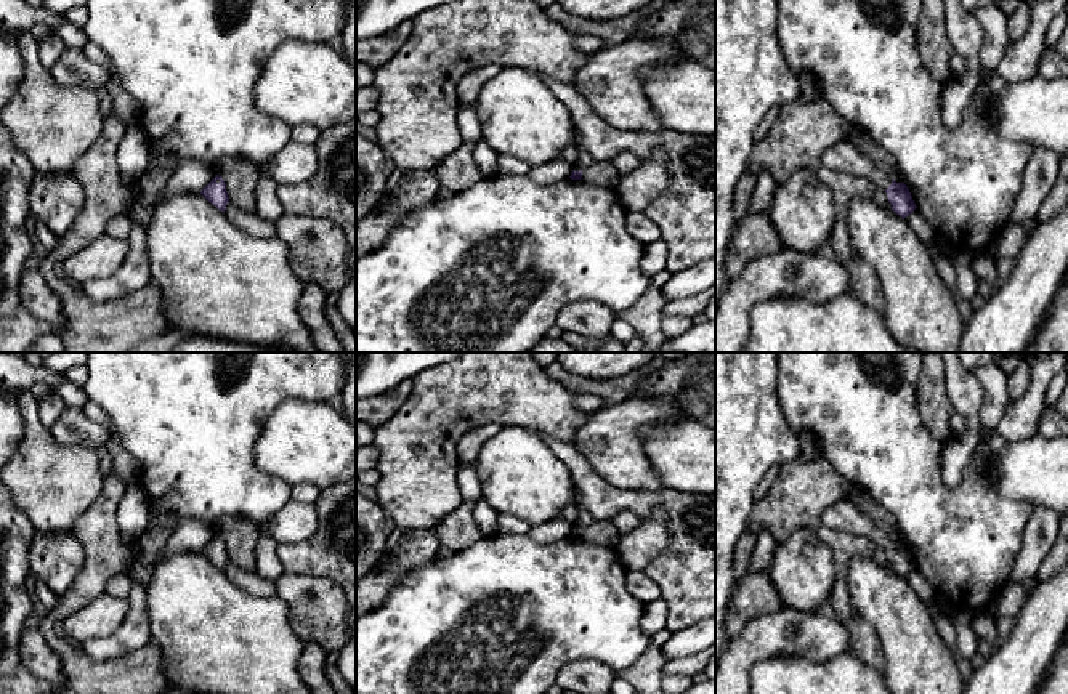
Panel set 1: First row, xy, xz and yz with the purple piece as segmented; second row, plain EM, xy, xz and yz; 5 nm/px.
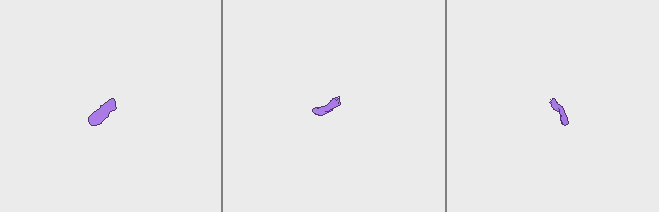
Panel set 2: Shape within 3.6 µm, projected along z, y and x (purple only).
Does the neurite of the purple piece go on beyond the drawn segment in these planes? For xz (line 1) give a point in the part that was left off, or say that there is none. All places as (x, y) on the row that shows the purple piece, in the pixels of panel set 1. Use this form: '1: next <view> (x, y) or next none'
1: next xz (584, 159)

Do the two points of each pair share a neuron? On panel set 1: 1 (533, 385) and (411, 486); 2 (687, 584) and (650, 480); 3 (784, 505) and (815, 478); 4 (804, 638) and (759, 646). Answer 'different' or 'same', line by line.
1: same
2: different
3: same
4: same

